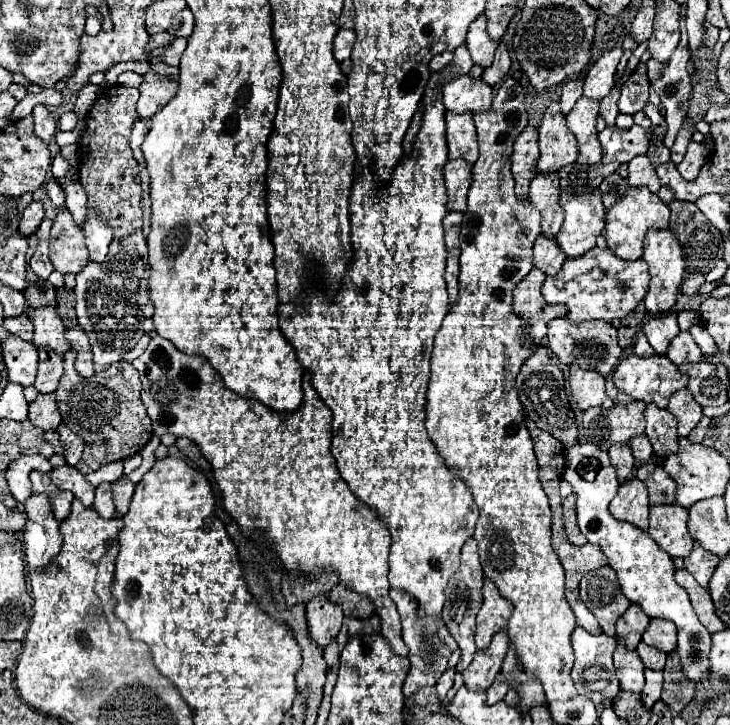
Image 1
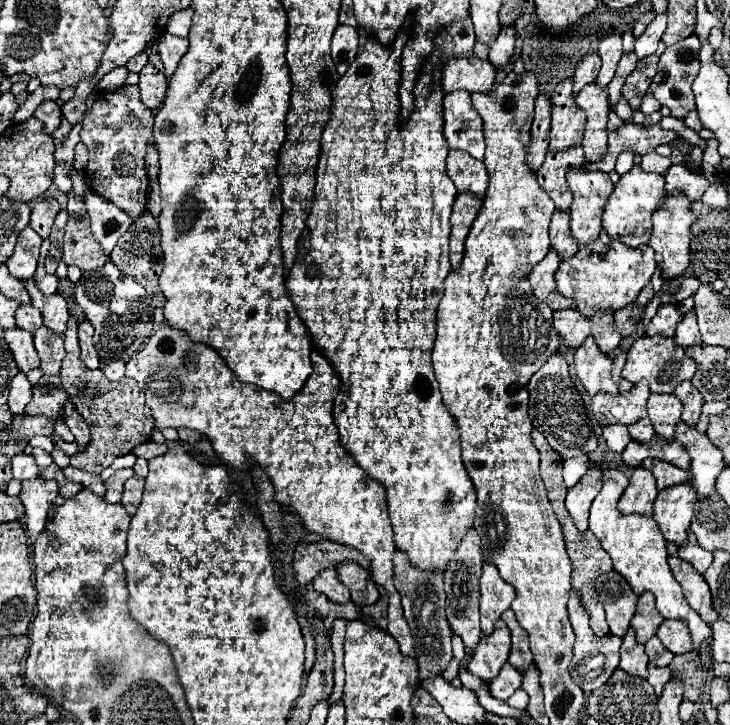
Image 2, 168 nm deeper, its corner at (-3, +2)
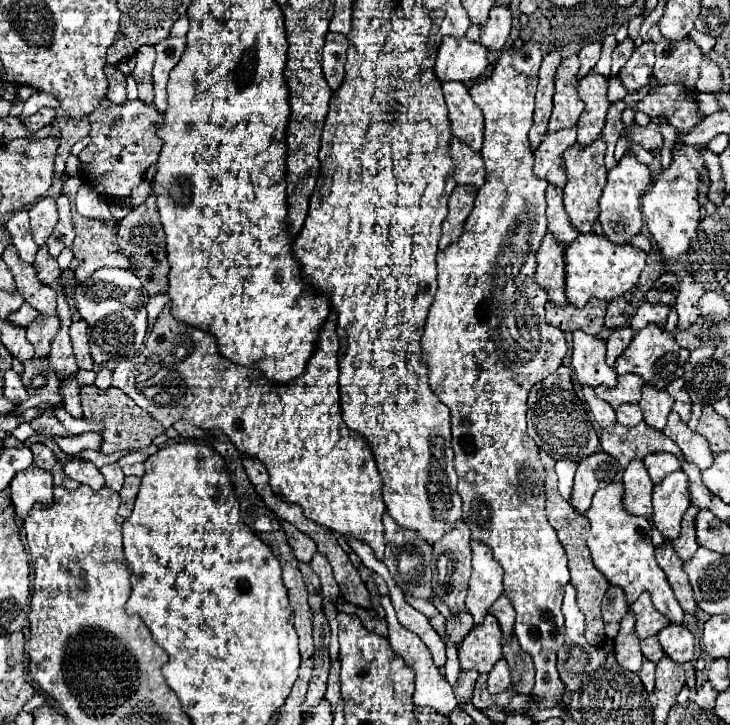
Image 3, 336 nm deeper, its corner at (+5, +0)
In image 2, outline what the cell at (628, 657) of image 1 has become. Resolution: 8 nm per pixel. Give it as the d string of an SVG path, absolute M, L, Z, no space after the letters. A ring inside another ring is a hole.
M632 627L624 635L624 641L620 647L620 669L638 677L648 675L648 657L644 653L644 645L636 641L636 633Z

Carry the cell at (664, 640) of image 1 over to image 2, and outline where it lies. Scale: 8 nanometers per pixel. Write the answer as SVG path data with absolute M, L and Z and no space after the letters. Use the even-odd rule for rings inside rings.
M664 621L656 633L666 649L670 649L674 655L682 655L694 649L692 637L688 633L688 625L682 621Z

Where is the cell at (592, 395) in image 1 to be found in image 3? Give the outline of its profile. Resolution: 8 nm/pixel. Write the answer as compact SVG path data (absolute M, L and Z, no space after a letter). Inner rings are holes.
M574 331L574 347L570 365L582 387L614 387L616 371L606 365L606 343L600 337Z

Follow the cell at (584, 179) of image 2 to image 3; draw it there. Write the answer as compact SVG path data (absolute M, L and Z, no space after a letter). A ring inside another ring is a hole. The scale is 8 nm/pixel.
M602 137L596 139L596 143L590 143L586 149L580 149L578 145L574 145L564 153L564 165L568 175L568 183L564 187L564 209L568 213L572 227L578 233L592 233L592 227L598 219L598 199L606 185L604 153L606 153L606 143Z

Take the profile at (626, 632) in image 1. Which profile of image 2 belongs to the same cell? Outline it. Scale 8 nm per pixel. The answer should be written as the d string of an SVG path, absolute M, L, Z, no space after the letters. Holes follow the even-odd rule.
M648 591L642 593L638 599L638 609L632 619L632 627L636 629L636 639L640 643L646 643L650 637L656 635L662 621L664 621L664 617L660 617L660 613L654 605L654 595Z

